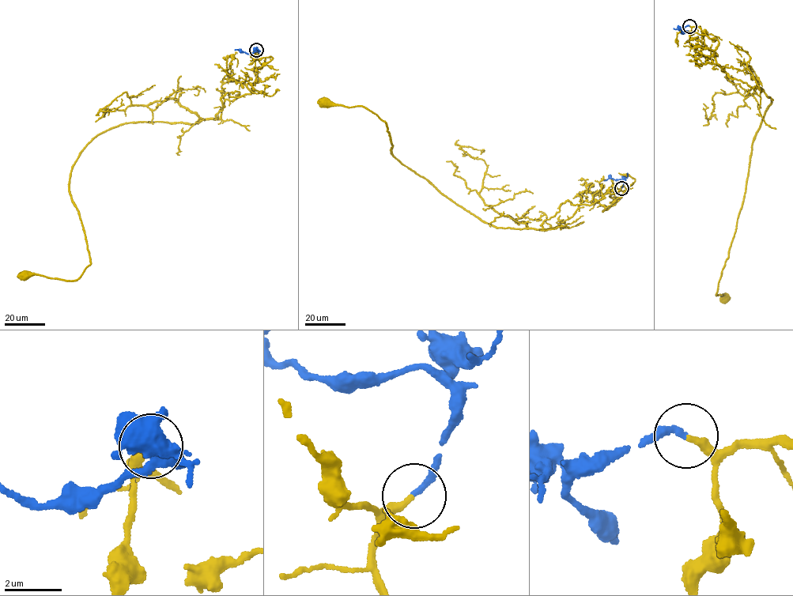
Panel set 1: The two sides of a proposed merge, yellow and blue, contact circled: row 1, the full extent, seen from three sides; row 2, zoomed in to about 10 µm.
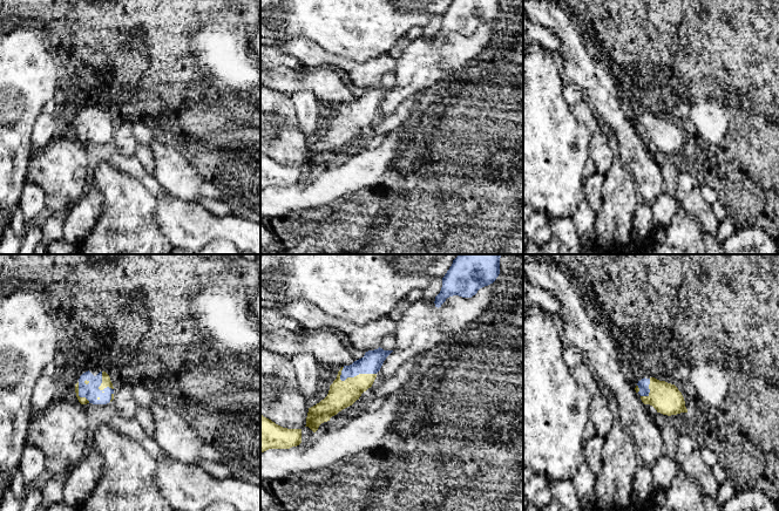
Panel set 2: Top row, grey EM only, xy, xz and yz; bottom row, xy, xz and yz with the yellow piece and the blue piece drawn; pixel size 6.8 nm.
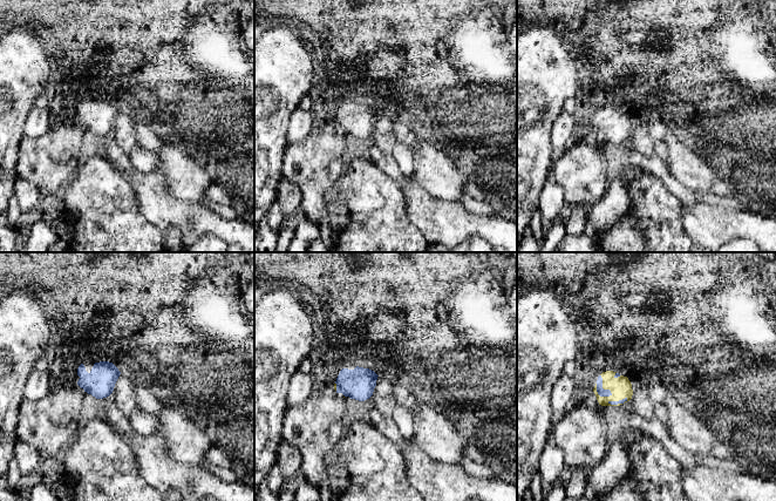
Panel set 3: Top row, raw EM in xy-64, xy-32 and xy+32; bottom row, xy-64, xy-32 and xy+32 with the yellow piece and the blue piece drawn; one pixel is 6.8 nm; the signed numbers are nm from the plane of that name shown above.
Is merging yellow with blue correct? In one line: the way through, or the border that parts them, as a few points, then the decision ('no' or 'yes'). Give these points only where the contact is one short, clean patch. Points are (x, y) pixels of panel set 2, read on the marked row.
across xz (341, 394), (357, 375), (372, 361) | yes

